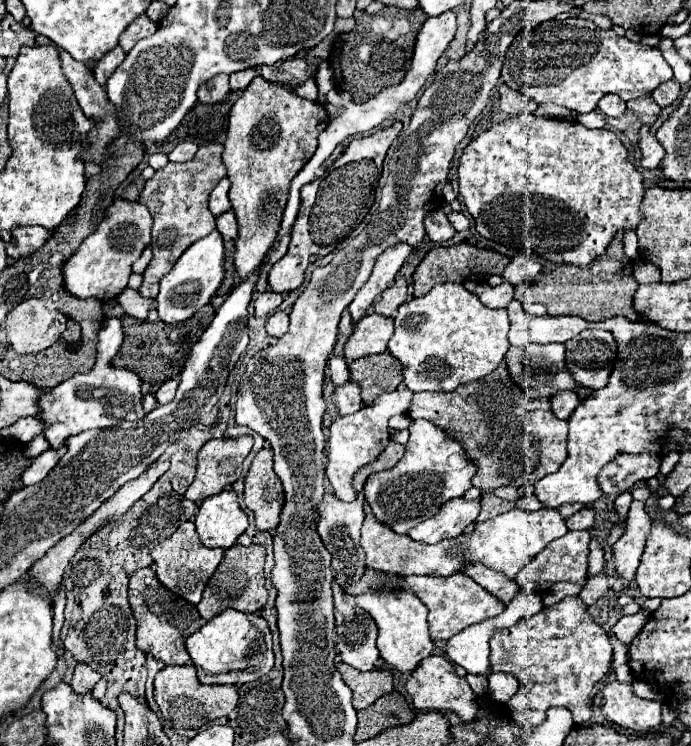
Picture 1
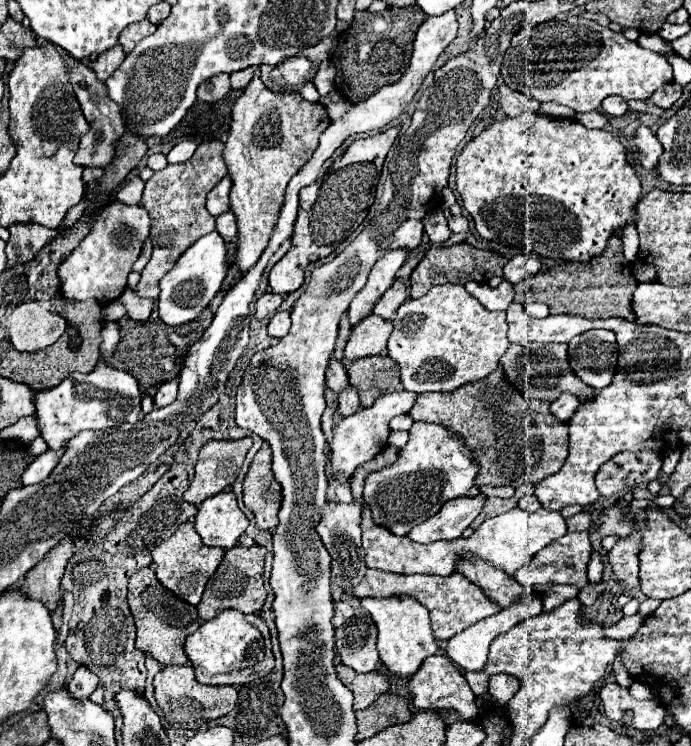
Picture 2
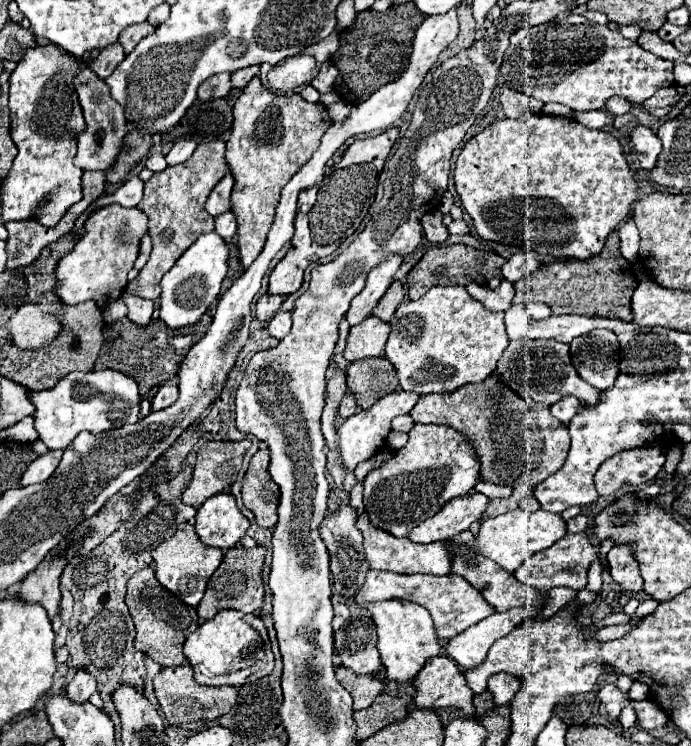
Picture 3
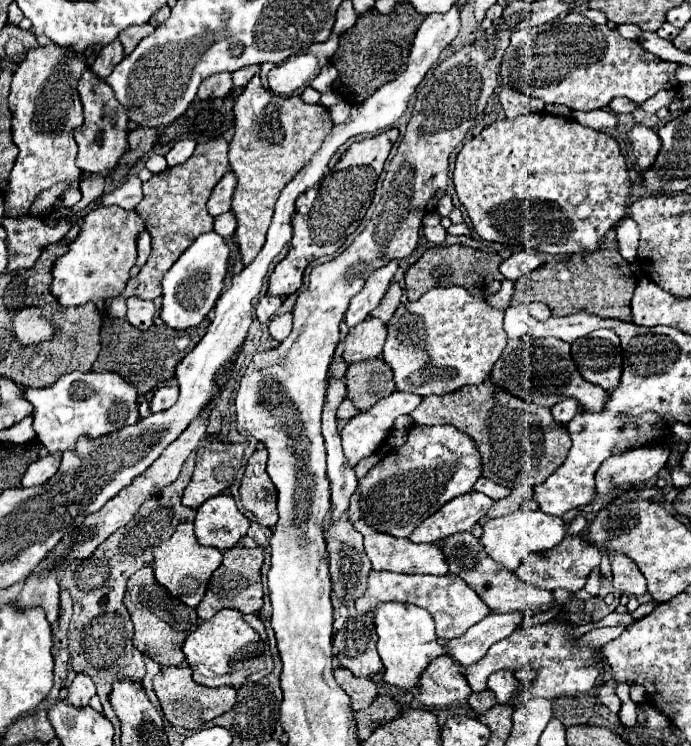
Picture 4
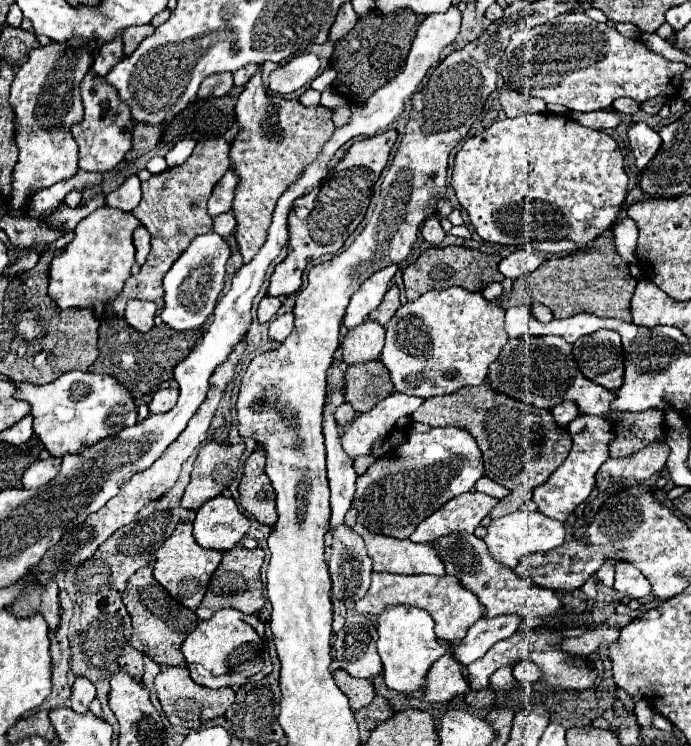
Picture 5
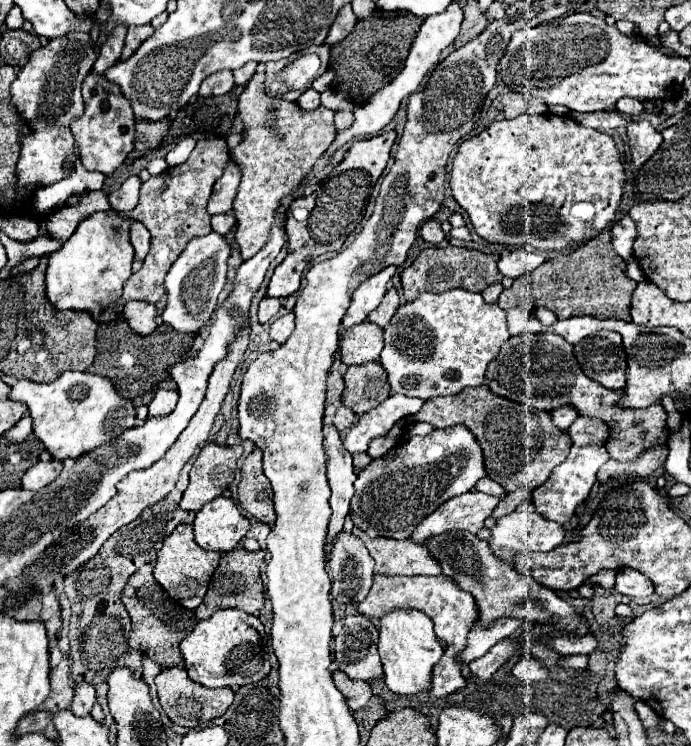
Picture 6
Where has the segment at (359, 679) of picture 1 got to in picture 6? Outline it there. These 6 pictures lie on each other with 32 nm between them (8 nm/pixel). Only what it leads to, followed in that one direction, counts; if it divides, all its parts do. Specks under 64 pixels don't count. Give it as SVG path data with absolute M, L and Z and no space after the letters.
M336 670L332 674L332 680L334 680L336 688L344 694L350 710L362 708L368 702L368 698L372 698L370 684L364 684L362 680L348 680L348 676L344 676L344 672L340 672L340 670Z

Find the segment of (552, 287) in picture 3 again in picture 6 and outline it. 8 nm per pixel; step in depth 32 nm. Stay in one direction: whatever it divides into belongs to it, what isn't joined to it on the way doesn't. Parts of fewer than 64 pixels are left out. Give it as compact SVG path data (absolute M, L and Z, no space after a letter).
M610 230L600 232L600 236L596 236L594 240L588 240L586 244L578 246L576 250L568 252L568 254L556 254L554 258L546 260L542 266L538 266L532 274L524 274L520 278L514 280L514 284L508 290L502 290L500 298L498 298L498 306L504 310L516 308L516 306L528 306L528 308L538 308L544 306L548 310L552 310L558 318L572 318L572 316L594 316L594 318L618 318L618 320L630 320L630 298L632 292L636 288L634 280L628 280L626 272L626 262L620 260L620 256L616 256L612 252L612 244L610 244Z

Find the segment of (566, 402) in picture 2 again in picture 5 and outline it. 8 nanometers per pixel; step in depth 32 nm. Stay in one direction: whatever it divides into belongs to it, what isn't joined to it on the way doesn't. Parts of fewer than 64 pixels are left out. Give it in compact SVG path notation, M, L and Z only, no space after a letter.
M558 404L558 406L552 408L550 412L552 412L552 416L554 416L554 422L556 422L560 428L566 428L566 426L578 416L576 404Z

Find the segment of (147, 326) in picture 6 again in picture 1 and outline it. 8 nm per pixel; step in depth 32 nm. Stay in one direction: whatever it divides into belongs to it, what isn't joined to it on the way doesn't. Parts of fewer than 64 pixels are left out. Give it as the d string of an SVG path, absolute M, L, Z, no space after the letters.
M126 288L118 298L118 304L126 310L128 316L132 318L138 318L138 320L146 320L148 312L150 312L150 306L152 306L152 300L150 298L142 298L136 290L132 288Z

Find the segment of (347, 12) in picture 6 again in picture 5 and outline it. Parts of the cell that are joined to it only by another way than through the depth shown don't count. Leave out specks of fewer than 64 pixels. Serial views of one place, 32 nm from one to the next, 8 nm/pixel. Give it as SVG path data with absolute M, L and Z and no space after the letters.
M348 2L348 4L342 4L342 8L340 8L340 12L338 12L338 16L336 16L334 24L332 24L332 28L330 28L328 40L330 40L330 42L342 40L342 38L354 28L356 20L358 20L358 16L356 16L356 12L352 10L352 4L350 4L350 2Z

